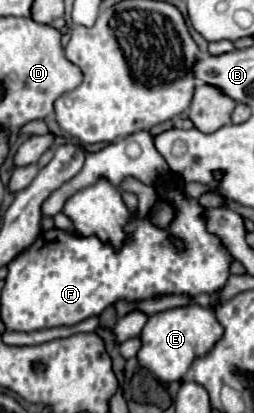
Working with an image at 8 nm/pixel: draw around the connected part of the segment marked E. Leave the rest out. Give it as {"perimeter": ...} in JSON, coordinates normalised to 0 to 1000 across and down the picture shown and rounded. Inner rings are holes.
{"perimeter":[[[748,736],[724,746],[677,746],[654,755],[622,755],[583,770],[575,789],[551,804],[551,847],[535,857],[543,881],[591,896],[638,925],[693,925],[756,886],[764,867],[787,867],[827,852],[827,843],[866,823],[882,794],[858,785],[843,751],[795,746],[780,736]]]}

